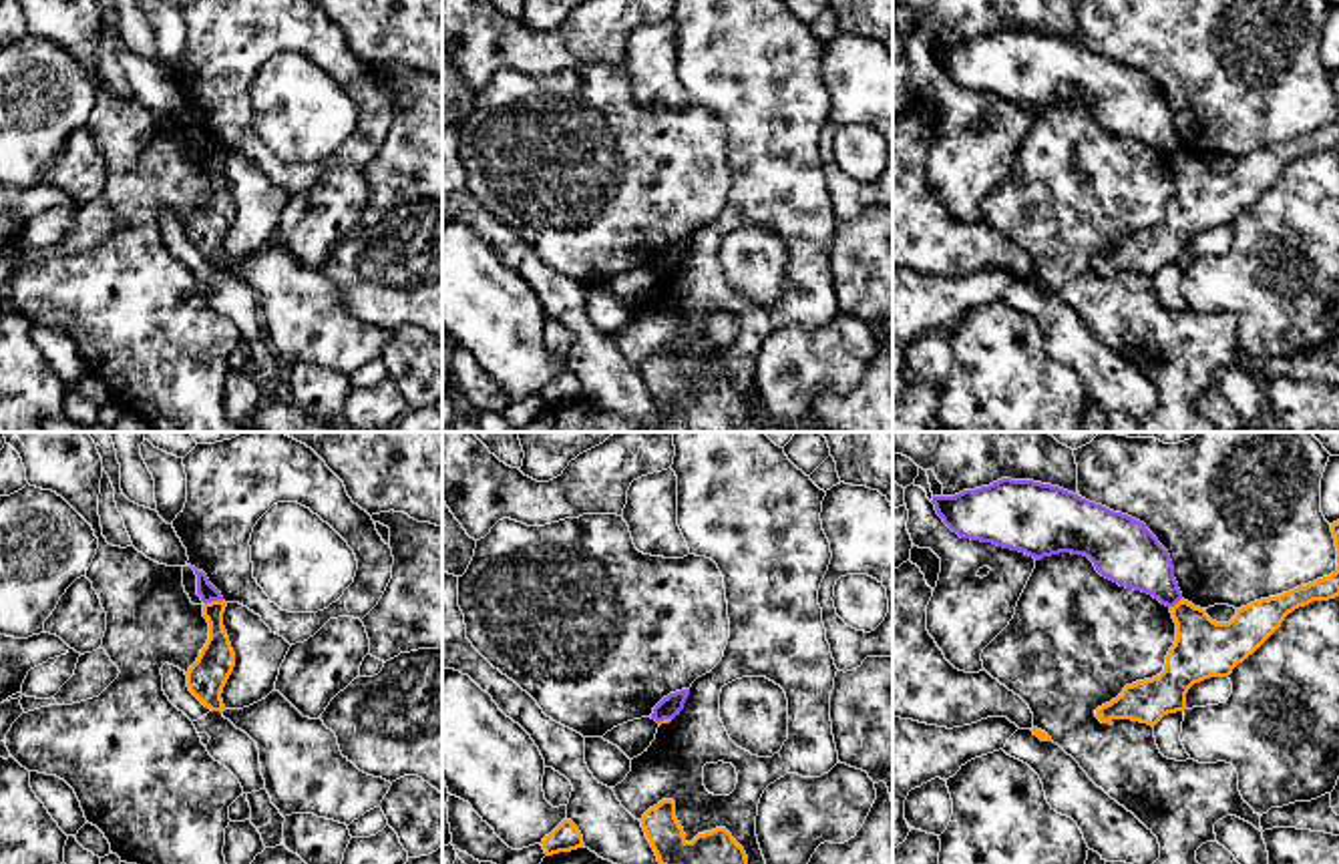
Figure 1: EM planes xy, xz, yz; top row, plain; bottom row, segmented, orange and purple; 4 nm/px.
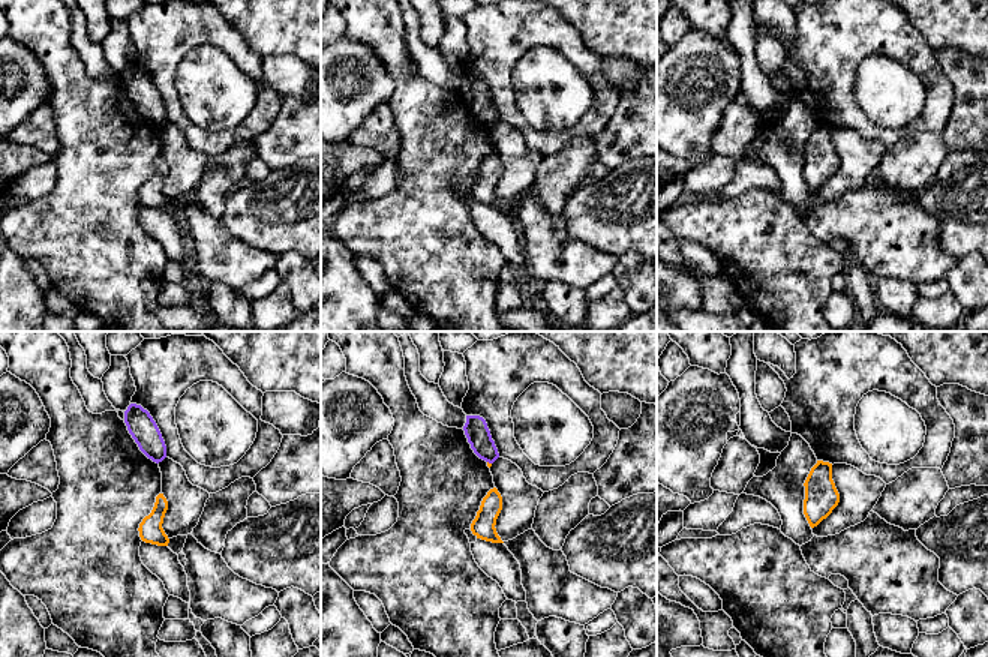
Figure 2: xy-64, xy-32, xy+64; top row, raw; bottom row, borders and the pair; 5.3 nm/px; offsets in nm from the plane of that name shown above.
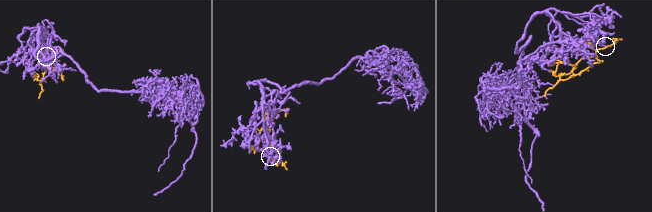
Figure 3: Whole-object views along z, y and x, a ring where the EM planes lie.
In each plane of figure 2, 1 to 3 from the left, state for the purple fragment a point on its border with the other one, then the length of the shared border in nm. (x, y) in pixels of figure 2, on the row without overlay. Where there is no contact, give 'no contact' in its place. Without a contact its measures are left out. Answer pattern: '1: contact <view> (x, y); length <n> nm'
1: no contact
2: contact xy-32 (488, 126); length 30 nm
3: no contact

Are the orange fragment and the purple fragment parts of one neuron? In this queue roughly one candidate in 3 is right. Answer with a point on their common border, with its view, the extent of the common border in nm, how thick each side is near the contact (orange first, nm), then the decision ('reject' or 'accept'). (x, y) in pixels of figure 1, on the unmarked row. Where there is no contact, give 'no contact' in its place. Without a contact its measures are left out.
xy (214, 151) | 70 nm | 150/70 nm | reject

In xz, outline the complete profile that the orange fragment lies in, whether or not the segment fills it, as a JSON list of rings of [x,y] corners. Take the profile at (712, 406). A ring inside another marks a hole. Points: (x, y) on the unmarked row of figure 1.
[[[661,350],[641,368],[659,416],[678,418],[688,432],[768,432],[750,424],[744,398],[726,378],[686,390],[676,352]]]

